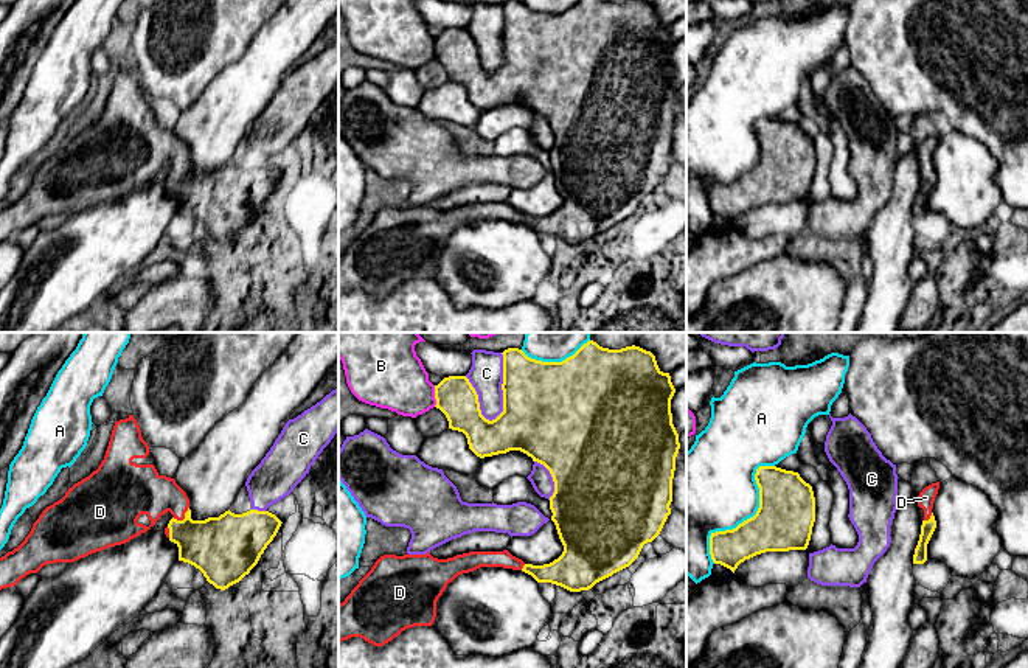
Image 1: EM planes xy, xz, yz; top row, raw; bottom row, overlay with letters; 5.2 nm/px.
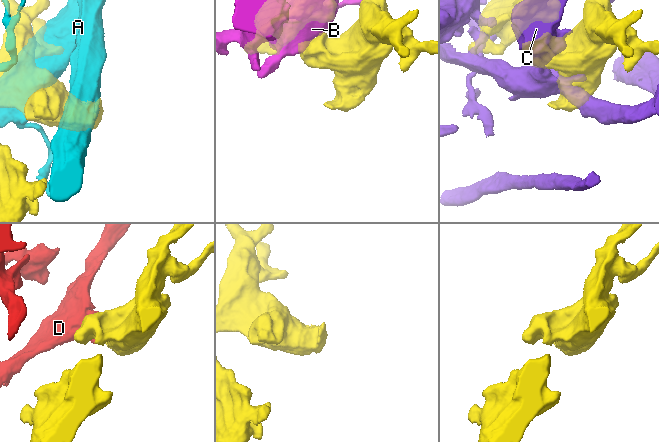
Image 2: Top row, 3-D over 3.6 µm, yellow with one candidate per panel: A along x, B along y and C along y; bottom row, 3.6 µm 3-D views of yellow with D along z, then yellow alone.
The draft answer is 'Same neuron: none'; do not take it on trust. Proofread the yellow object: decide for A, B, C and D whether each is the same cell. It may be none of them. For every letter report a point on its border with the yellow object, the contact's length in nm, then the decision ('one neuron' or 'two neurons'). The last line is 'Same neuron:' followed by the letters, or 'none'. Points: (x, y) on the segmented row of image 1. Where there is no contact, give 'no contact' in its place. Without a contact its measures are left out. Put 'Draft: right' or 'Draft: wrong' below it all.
A: yz (750, 518) | 600 nm | two neurons
B: xz (435, 396) | 110 nm | two neurons
C: xz (502, 389) | 360 nm | two neurons
D: xy (185, 518) | 110 nm | one neuron
Same neuron: D
Draft: wrong

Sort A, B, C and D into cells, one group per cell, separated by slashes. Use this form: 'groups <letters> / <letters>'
groups A / B / C / D

